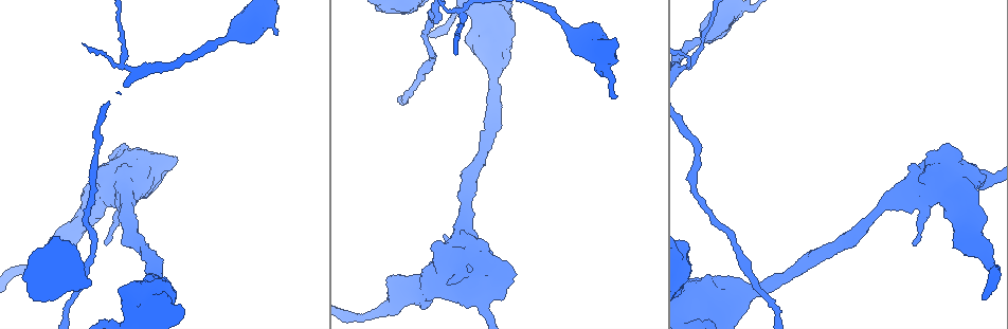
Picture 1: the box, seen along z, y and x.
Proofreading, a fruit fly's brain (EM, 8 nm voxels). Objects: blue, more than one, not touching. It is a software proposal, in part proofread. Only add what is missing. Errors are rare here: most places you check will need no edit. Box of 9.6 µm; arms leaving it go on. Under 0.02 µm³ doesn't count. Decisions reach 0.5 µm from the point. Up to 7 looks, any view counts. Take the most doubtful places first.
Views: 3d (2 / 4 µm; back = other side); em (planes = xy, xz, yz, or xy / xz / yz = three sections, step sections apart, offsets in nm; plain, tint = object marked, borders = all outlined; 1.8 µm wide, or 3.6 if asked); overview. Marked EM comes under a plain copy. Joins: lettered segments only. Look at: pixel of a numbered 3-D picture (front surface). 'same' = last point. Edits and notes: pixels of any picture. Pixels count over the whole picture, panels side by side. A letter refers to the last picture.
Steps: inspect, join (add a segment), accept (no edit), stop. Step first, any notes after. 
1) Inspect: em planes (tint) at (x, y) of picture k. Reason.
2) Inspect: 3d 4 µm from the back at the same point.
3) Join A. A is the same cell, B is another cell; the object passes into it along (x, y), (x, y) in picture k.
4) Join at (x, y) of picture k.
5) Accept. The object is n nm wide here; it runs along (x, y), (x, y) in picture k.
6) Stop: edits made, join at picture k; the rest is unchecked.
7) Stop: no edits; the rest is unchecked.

Inspect: 3d 4 µm at (443, 237) of picture 1. Branch stops here.

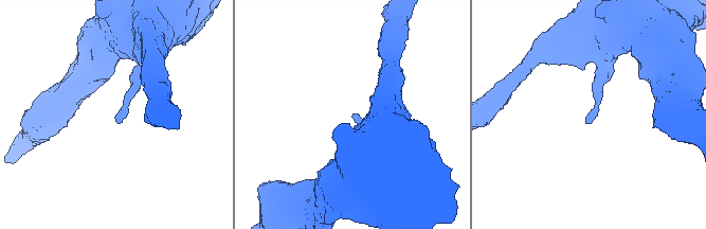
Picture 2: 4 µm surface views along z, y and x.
Inspect: em xy step 16 (borders) at (353, 115) of picture 2.

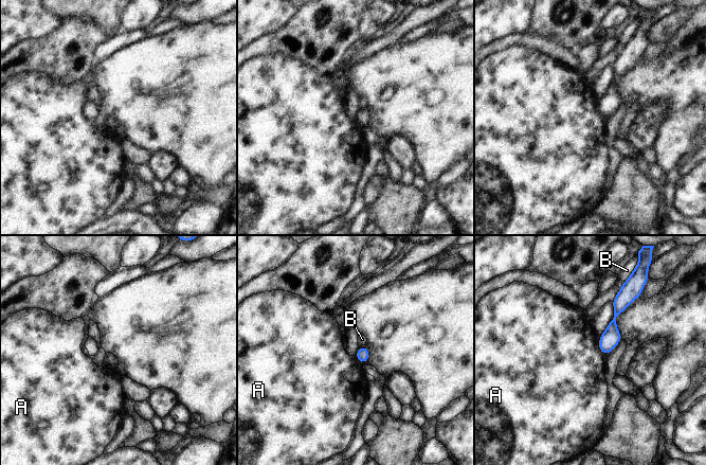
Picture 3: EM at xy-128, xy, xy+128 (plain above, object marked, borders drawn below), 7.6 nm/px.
Inspect: em planes (borders) at the same point.

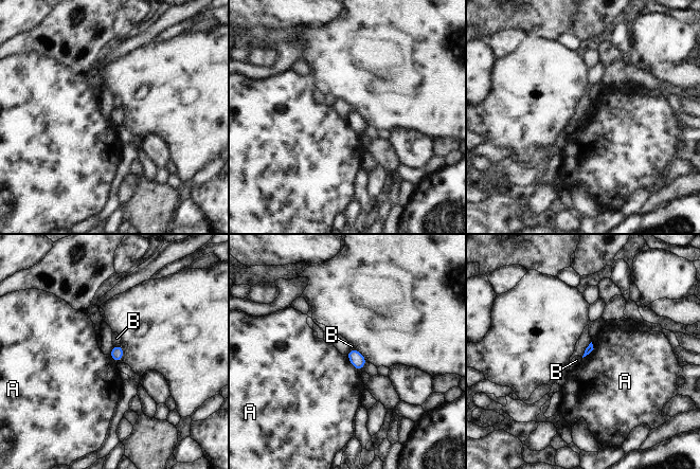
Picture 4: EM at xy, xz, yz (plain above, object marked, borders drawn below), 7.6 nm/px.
Accept. A and B are other cells; none of them fits.

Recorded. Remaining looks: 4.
Inspect: 3d 2 µm at (120, 67) of picture 1. Sharp bend.

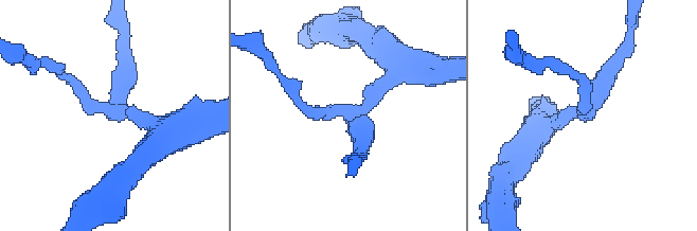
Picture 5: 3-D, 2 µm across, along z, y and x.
Inspect: em 3.6 µm xy step 16 (tint) at (584, 110) of picture 5. 3 arms meet here; shape alone is not enough.

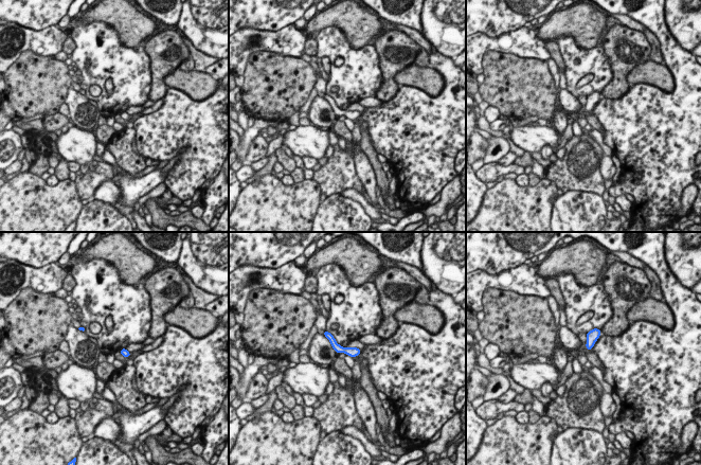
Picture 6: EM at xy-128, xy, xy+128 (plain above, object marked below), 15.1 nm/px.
Inspect: em 3.6 µm planes (borders) at the same point. Cut it another way.

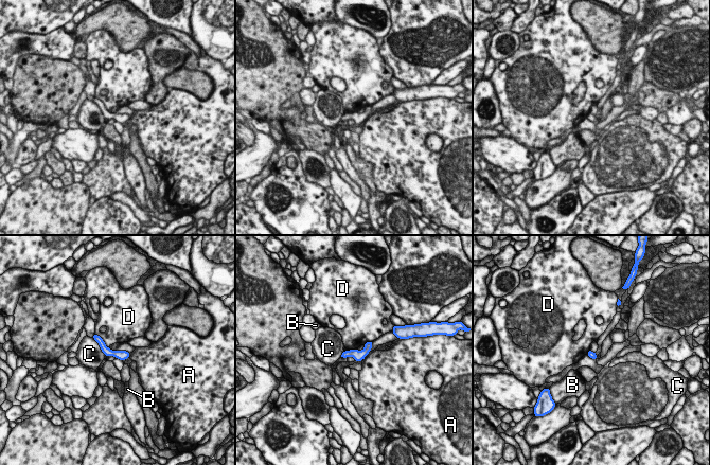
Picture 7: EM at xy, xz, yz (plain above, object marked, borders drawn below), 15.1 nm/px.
Accept. A, B, C and D are other cells; a border runs along (94, 333), (109, 349) in picture 7; no lettered segment goes on from it.

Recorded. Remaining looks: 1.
Stop: no edits; the rest is unchecked.

